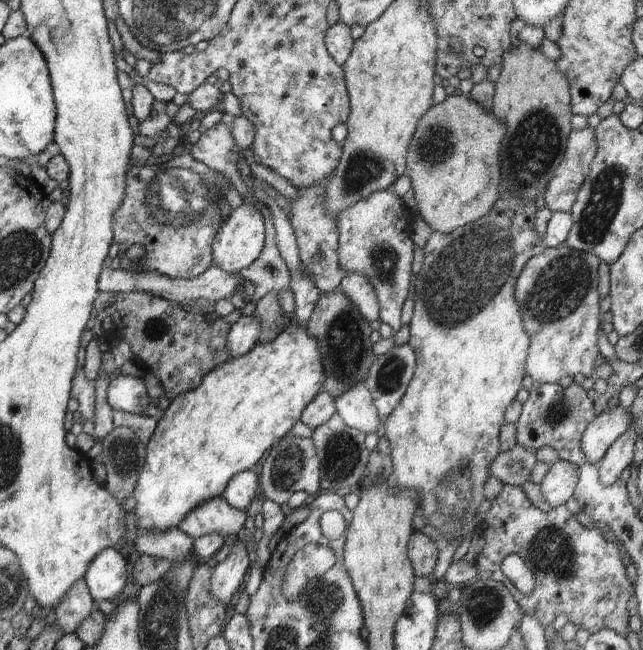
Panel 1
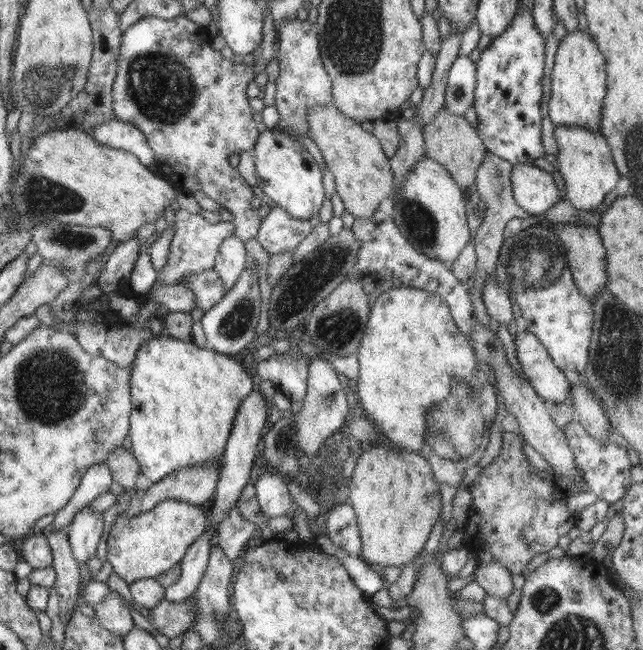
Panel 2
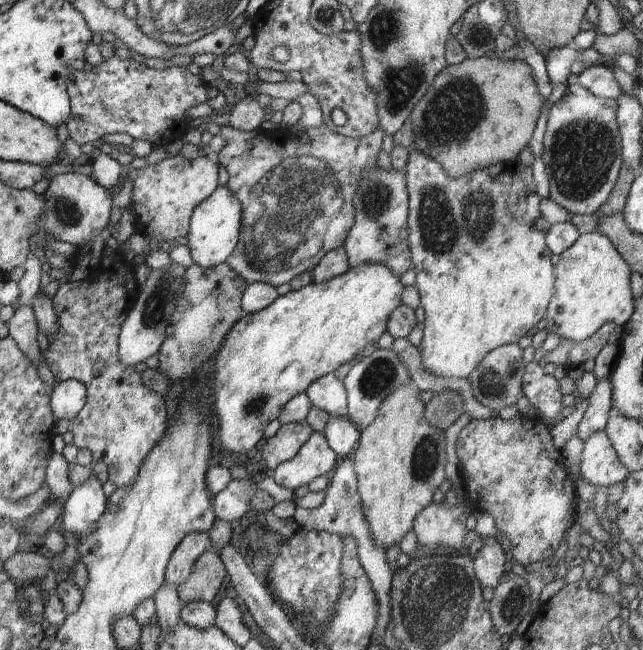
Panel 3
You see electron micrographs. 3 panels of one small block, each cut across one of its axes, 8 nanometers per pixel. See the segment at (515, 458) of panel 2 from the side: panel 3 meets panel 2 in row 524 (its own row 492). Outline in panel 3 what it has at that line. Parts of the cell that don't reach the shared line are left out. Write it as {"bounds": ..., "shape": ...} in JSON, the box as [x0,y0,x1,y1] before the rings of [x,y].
{"bounds":[455,413,579,567],"shape":[[[519,413],[509,420],[501,419],[500,417],[491,417],[485,420],[472,419],[460,431],[458,440],[456,441],[455,451],[462,463],[464,472],[466,472],[466,480],[469,484],[467,489],[471,494],[473,507],[476,511],[486,511],[492,515],[496,528],[510,540],[514,560],[516,560],[518,564],[522,564],[524,567],[528,566],[528,564],[532,564],[532,562],[550,562],[553,560],[553,556],[556,554],[560,542],[562,542],[566,527],[572,526],[575,522],[576,506],[579,504],[577,500],[576,486],[574,486],[570,479],[568,479],[564,468],[564,462],[560,459],[561,450],[552,448],[552,440],[544,440],[544,436],[540,436],[540,432],[548,432],[548,430],[550,430],[549,424],[542,422],[540,418],[537,418],[534,415],[523,415]]]}

